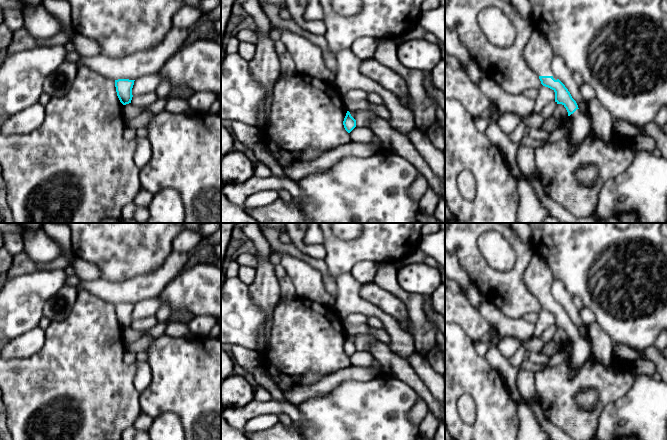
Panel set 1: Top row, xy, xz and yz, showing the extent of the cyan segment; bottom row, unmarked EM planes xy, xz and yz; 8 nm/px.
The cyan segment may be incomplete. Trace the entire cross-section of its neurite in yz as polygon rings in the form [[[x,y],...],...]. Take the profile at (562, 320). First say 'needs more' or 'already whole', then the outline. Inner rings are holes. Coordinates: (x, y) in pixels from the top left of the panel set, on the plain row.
needs more; [[[533,254],[528,268],[523,274],[523,281],[528,290],[539,300],[541,308],[555,316],[555,326],[562,328],[566,332],[568,340],[572,342],[569,354],[569,376],[573,377],[576,371],[589,359],[591,345],[579,334],[568,313],[554,299],[552,295],[554,277],[542,256]]]

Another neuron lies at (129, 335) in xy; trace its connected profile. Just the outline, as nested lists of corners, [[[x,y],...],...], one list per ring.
[[[131,327],[123,330],[123,340],[125,344],[133,343],[140,339],[142,336],[142,331],[133,330]]]

